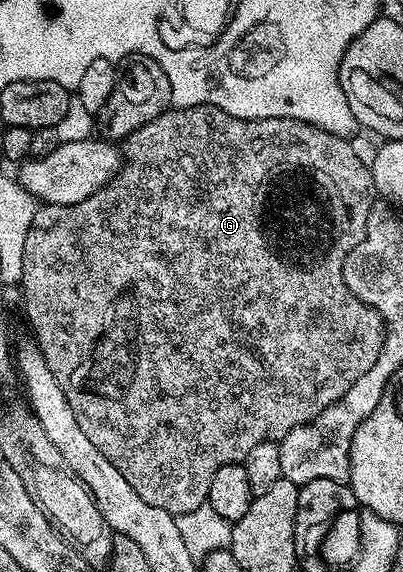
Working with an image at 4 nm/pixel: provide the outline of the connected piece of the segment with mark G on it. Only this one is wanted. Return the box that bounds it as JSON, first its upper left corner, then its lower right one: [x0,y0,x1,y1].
[19,105,384,515]

